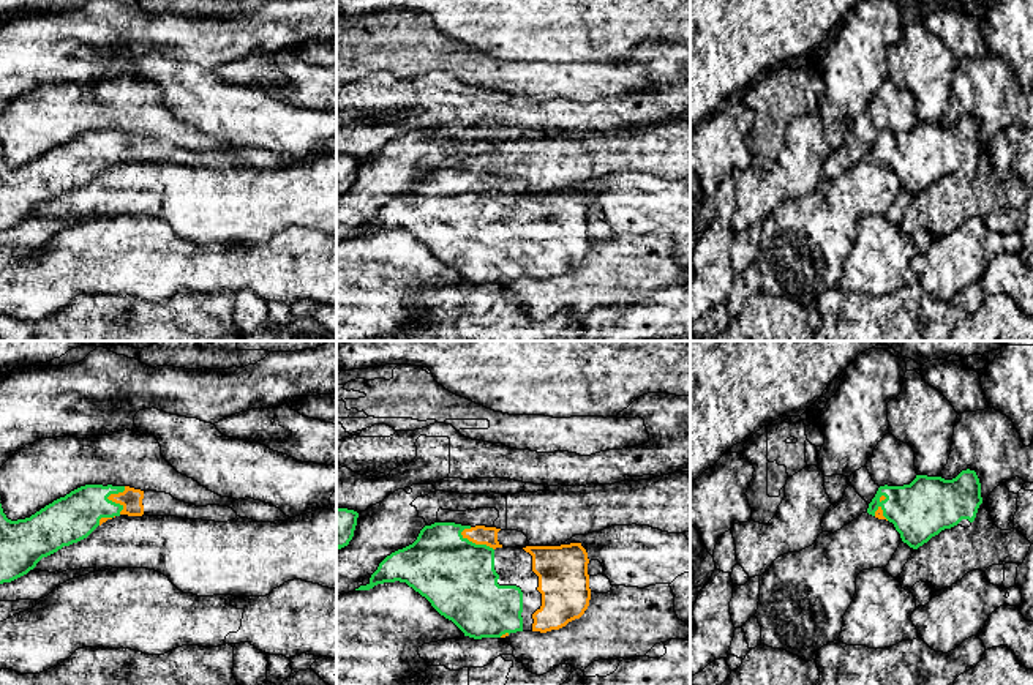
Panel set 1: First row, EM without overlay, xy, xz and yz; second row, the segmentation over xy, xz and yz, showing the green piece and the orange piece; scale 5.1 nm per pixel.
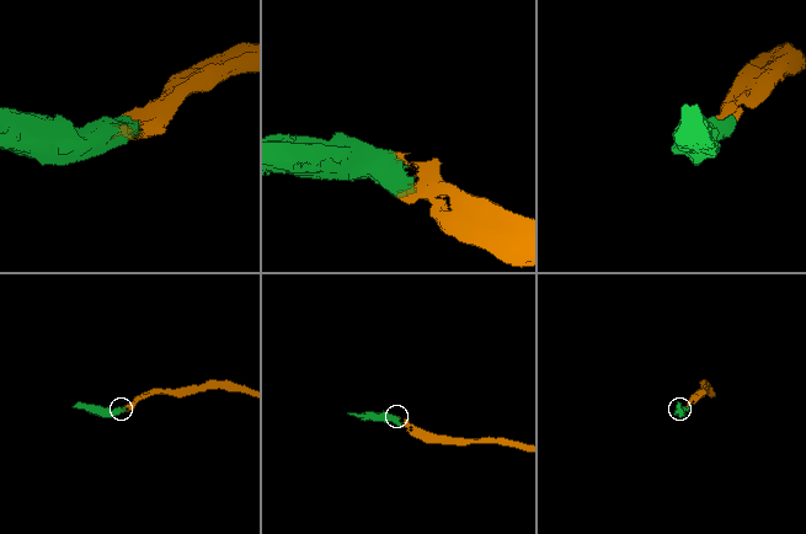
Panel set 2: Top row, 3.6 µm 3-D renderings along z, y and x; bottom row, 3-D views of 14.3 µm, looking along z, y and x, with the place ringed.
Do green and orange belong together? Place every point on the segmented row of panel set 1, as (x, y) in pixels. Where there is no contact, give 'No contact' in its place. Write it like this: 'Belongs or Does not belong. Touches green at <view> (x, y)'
Belongs. Touches green at xz (477, 545)

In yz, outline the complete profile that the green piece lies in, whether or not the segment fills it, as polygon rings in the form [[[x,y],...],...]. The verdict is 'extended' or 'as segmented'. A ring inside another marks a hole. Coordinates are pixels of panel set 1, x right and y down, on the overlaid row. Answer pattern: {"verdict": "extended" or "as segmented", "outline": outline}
{"verdict": "extended", "outline": [[[967,469],[952,480],[916,475],[910,485],[880,486],[867,513],[892,522],[902,541],[918,549],[962,519],[973,522],[981,503],[979,478]]]}

